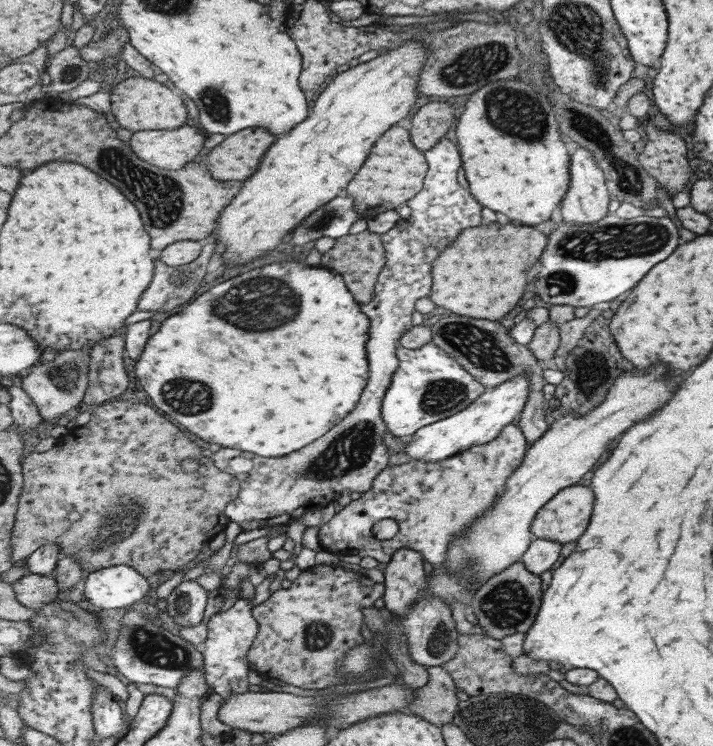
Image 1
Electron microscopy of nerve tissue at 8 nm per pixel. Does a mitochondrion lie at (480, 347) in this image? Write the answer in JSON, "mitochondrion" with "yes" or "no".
{"mitochondrion":"yes"}

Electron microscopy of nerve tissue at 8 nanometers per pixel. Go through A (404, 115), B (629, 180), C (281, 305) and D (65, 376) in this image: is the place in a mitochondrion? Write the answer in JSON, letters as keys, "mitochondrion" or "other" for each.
{"A":"other","B":"mitochondrion","C":"mitochondrion","D":"mitochondrion"}

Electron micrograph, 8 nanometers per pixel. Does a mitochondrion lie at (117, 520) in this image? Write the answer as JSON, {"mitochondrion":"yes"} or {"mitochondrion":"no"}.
{"mitochondrion":"yes"}

